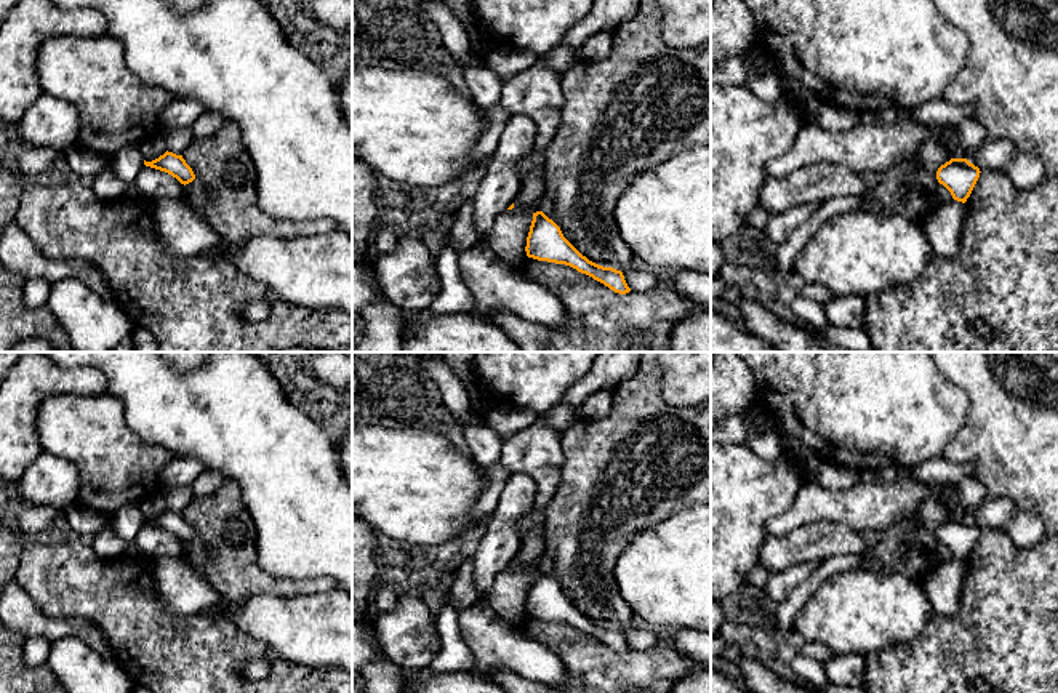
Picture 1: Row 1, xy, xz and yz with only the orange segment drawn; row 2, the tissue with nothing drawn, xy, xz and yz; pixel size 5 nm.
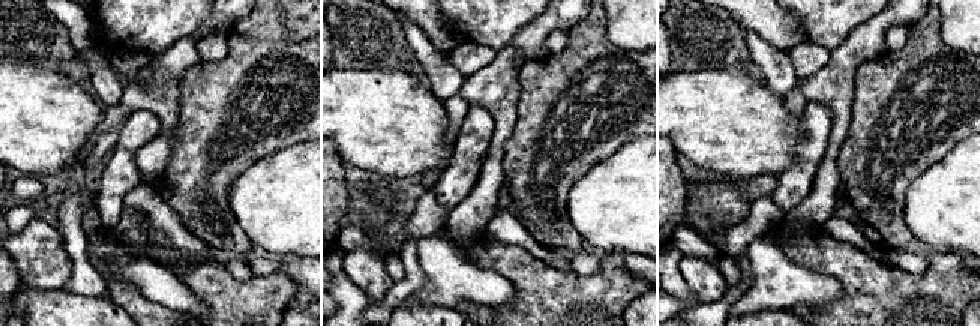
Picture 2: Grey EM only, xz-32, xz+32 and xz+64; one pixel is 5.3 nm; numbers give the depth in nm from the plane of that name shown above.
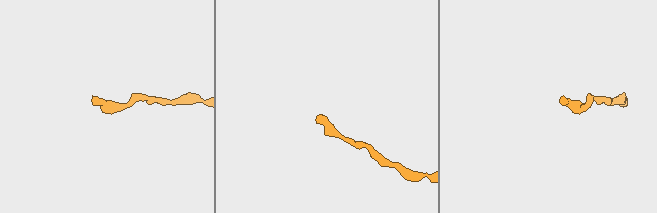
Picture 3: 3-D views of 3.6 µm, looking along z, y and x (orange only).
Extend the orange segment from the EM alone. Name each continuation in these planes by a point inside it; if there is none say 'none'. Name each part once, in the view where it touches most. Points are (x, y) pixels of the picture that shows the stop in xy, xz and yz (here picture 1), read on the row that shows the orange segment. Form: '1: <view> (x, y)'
none

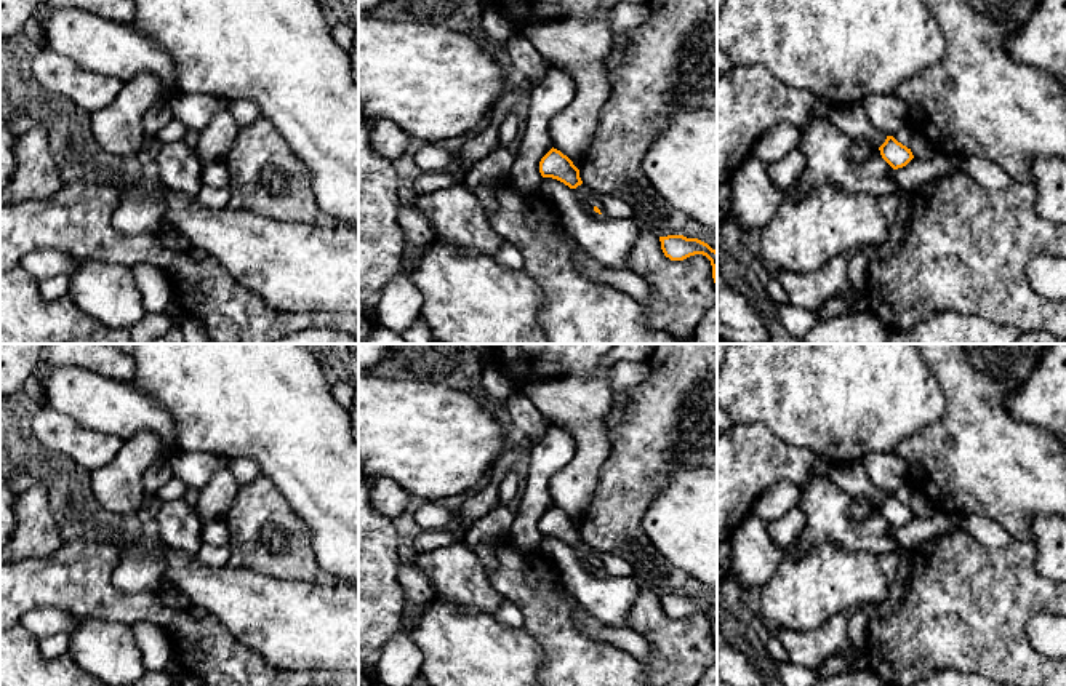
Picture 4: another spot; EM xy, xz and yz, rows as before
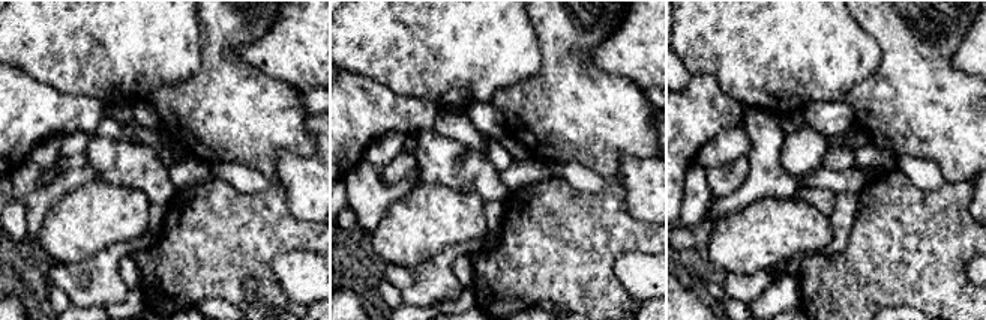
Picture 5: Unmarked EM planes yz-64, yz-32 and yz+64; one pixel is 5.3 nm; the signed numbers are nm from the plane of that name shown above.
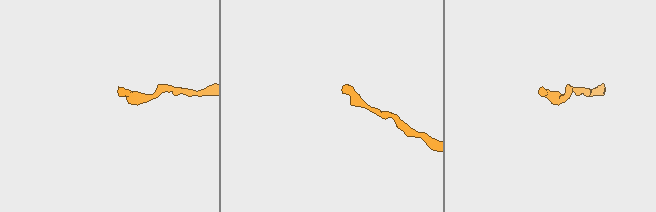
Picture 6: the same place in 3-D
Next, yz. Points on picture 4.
none

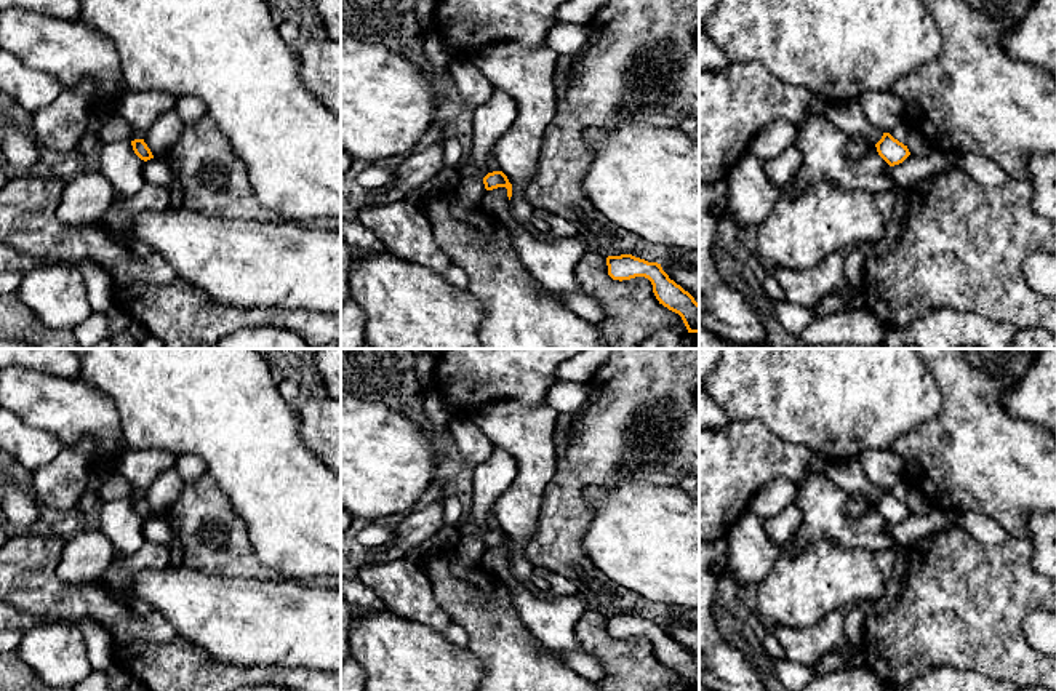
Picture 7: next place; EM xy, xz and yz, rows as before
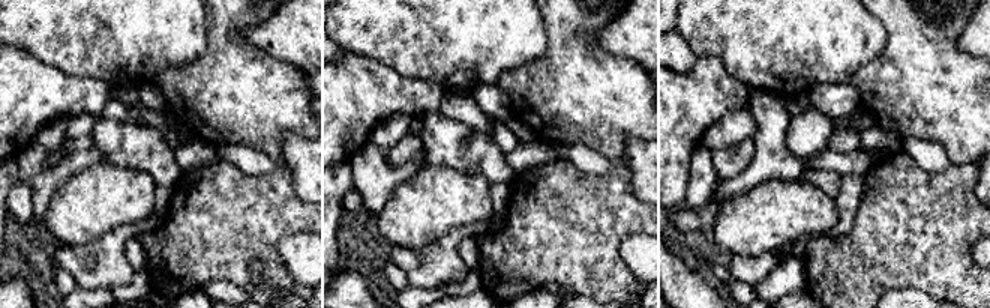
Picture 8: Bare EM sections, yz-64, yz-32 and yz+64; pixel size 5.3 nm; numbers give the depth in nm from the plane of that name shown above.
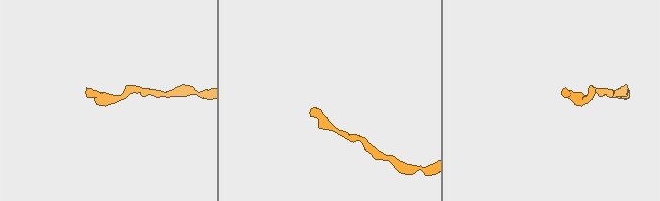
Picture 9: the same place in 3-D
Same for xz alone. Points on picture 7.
1: xz (468, 168)

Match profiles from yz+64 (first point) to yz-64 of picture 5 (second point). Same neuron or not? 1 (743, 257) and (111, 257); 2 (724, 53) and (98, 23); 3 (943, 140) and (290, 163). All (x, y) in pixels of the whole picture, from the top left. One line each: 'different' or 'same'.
1: different
2: same
3: different

